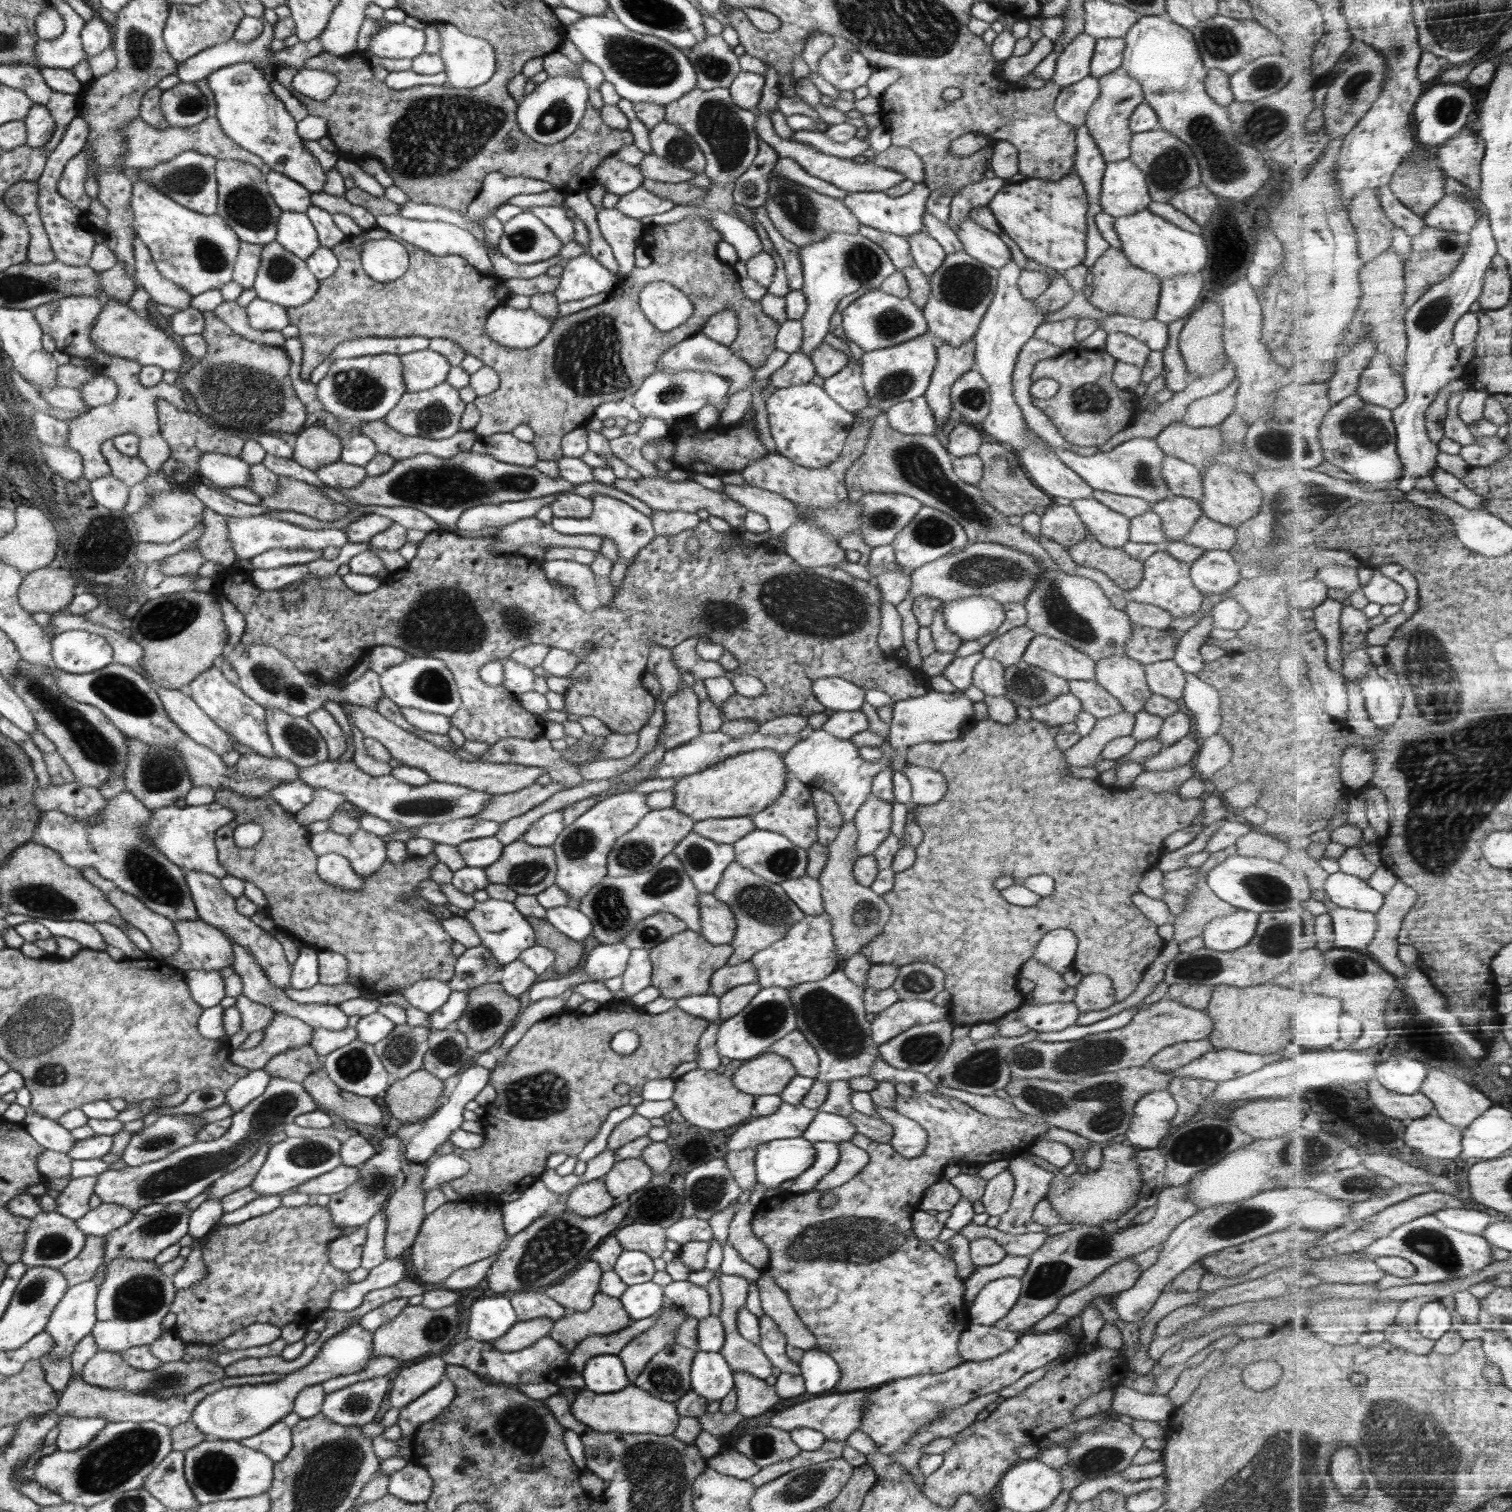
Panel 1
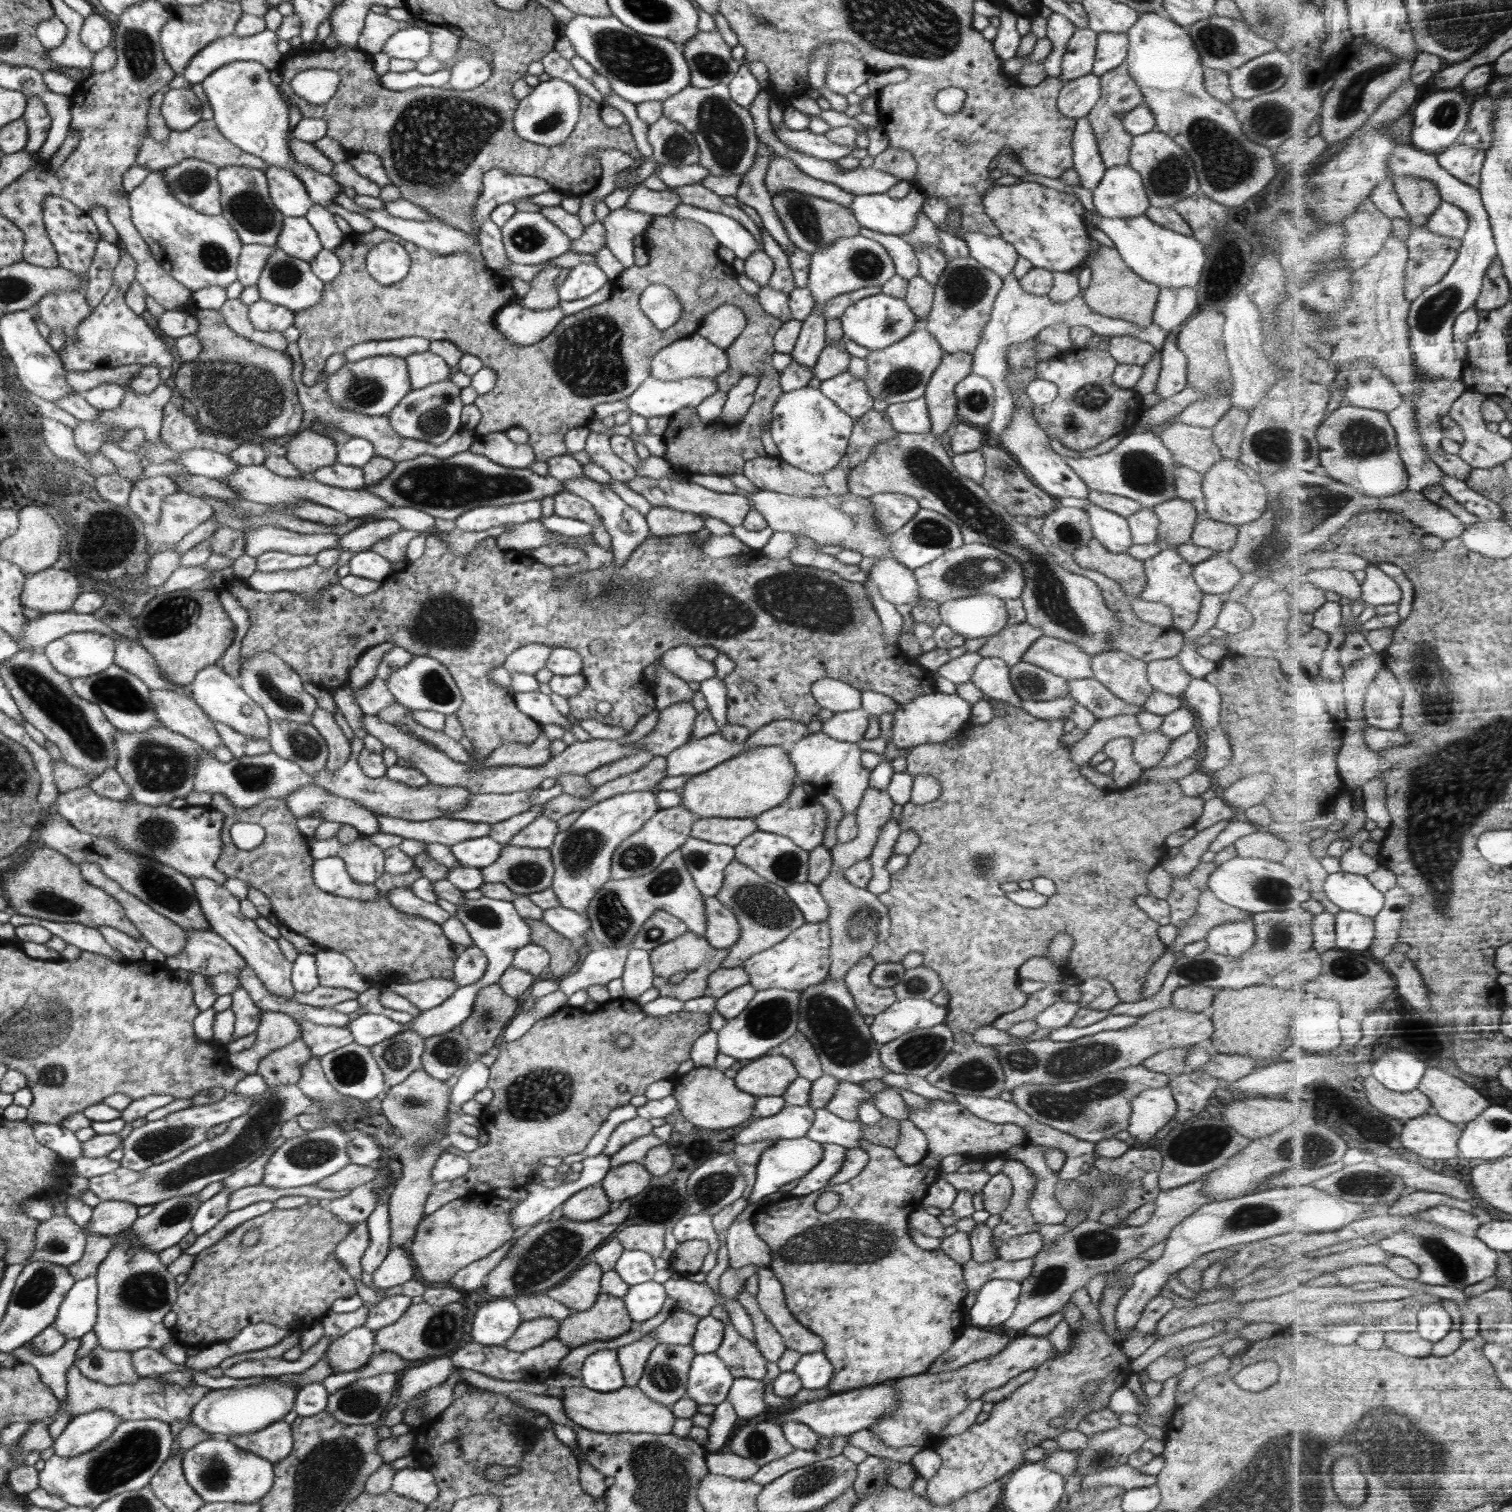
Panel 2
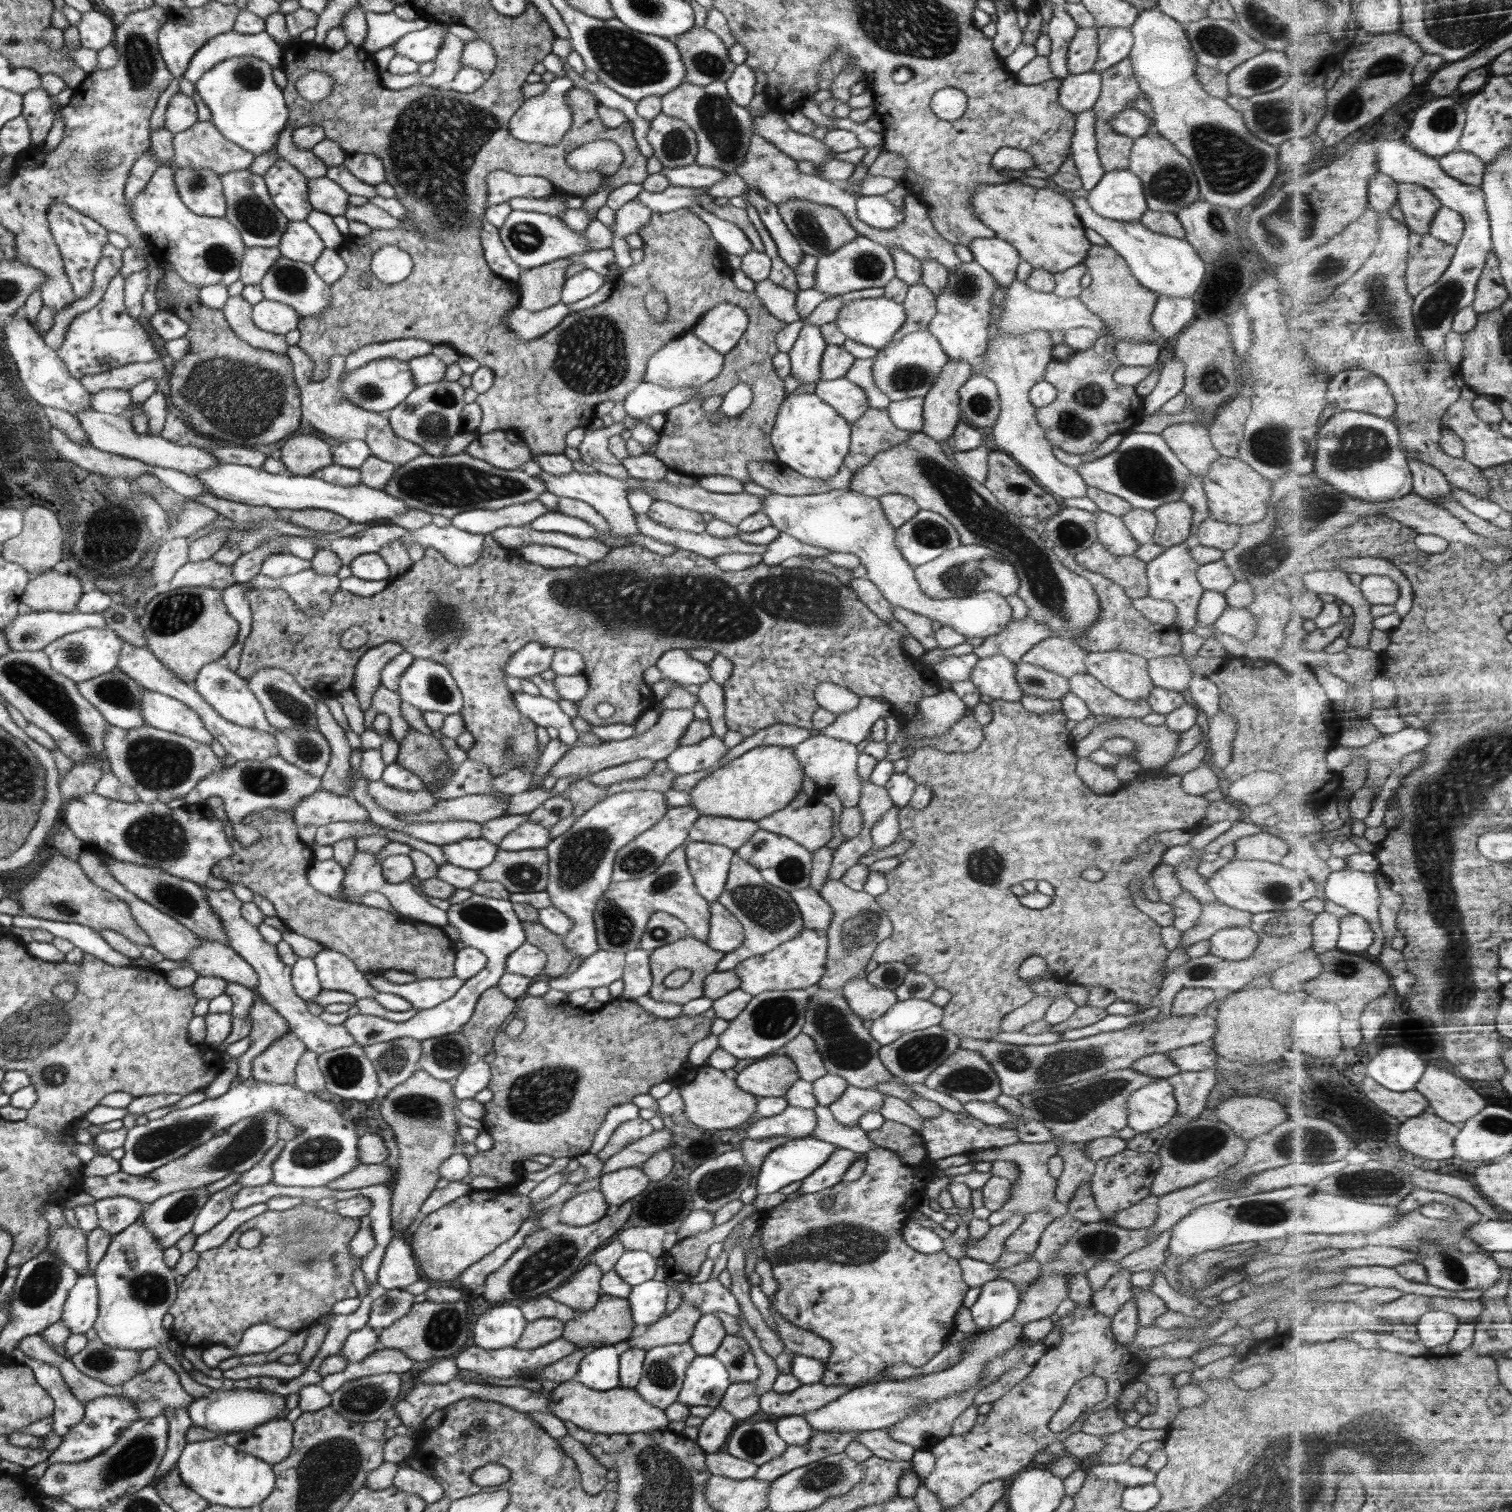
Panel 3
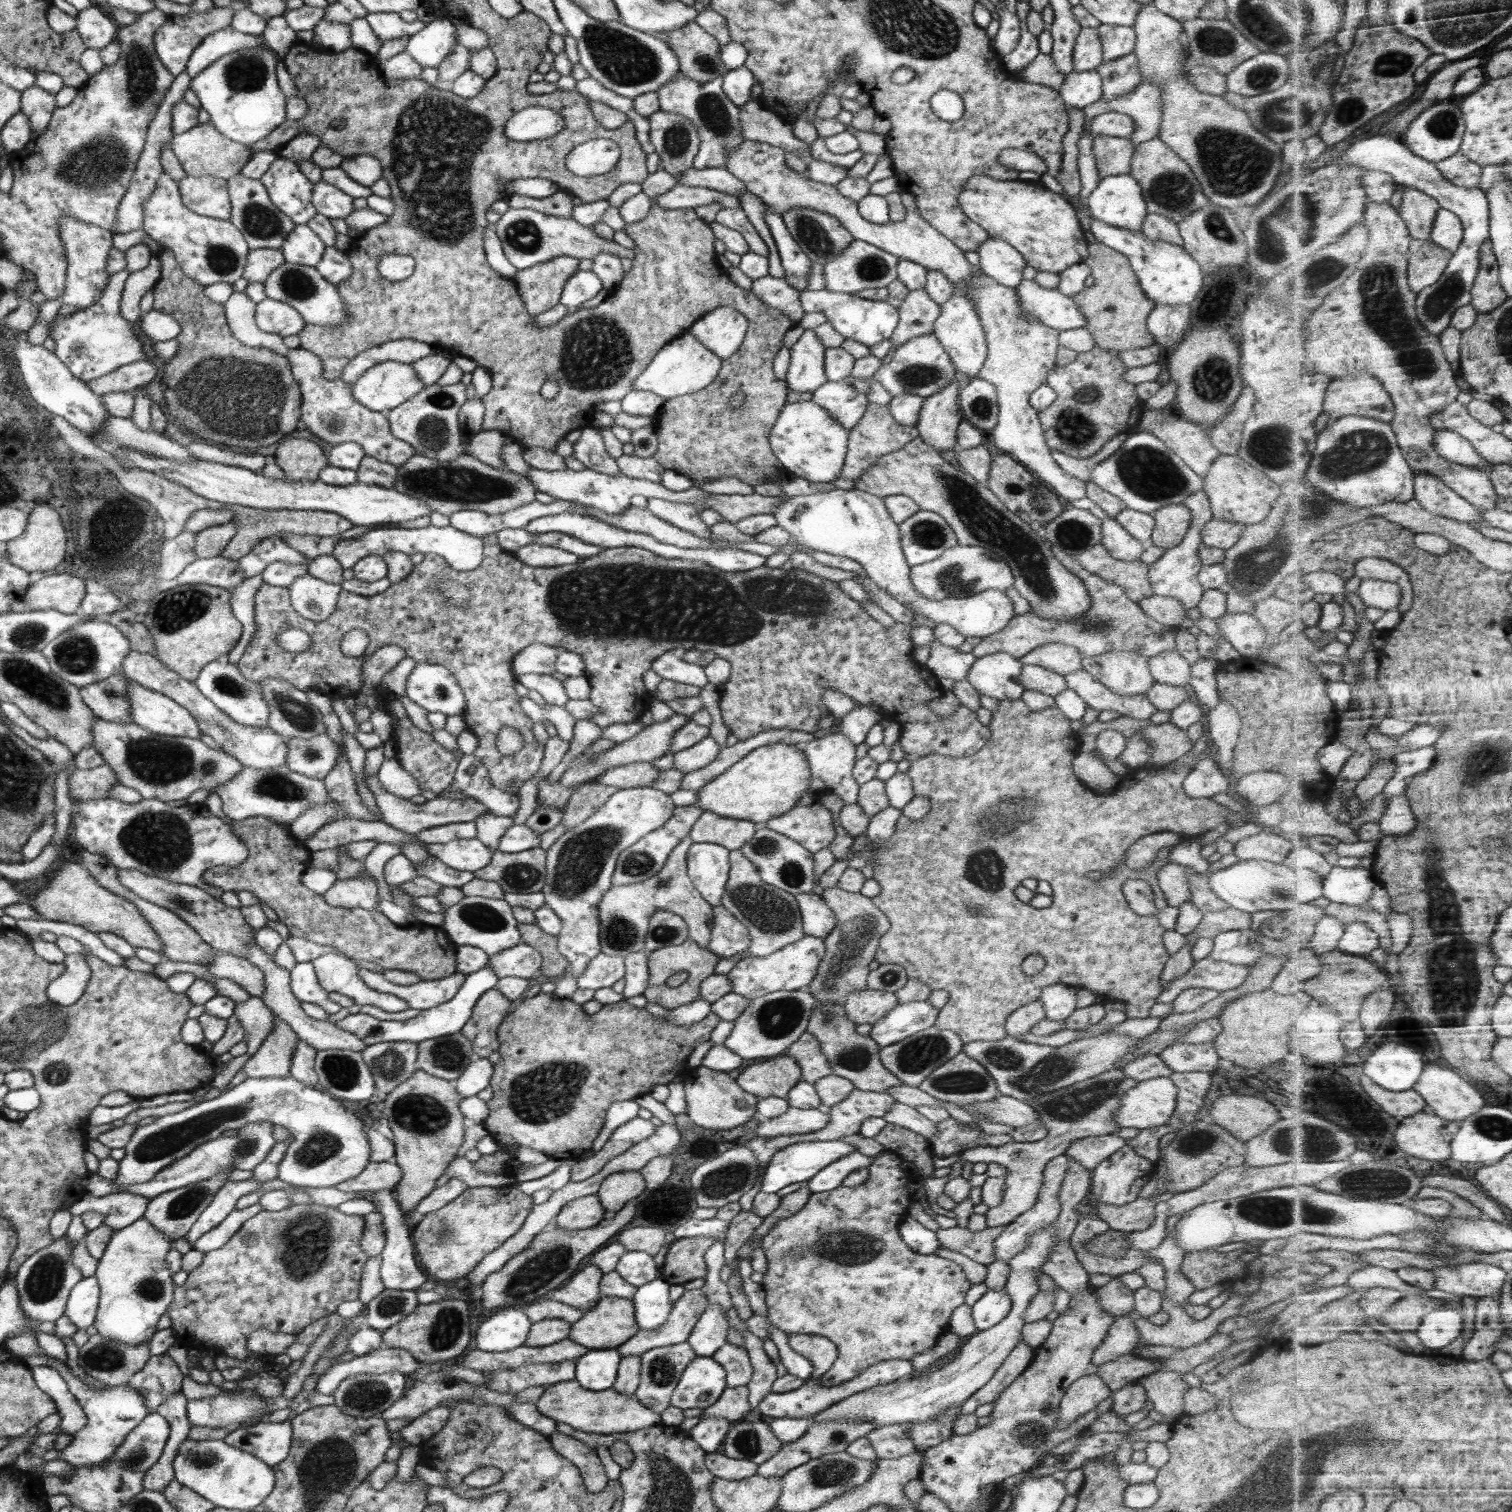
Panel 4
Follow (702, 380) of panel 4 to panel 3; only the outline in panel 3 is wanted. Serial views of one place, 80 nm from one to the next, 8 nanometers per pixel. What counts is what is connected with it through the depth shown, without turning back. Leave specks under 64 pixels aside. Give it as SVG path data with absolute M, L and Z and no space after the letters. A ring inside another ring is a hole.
M686 332L676 339L669 340L657 350L648 362L643 381L659 384L664 388L681 388L681 386L698 386L716 379L723 370L726 356L708 346L695 334Z

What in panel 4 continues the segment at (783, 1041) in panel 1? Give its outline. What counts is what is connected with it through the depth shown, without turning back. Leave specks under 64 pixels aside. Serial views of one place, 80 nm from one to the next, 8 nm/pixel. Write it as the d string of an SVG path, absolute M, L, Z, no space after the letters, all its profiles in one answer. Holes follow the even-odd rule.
M804 1031L784 1052L792 1057L801 1068L801 1080L816 1084L817 1080L832 1074L832 1069L826 1055L820 1048L818 1039Z

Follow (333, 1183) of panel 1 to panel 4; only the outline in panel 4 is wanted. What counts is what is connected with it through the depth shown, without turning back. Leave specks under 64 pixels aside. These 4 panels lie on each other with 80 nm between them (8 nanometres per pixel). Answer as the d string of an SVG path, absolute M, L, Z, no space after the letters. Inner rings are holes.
M370 1161L356 1178L340 1182L335 1188L342 1192L361 1193L362 1191L388 1190L394 1193L401 1178L401 1168L397 1163Z

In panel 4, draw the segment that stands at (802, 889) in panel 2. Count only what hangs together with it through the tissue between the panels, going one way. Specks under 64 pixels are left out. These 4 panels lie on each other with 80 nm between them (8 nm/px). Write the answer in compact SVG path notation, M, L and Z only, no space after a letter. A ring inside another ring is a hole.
M813 892L794 894L803 920L803 933L825 939L835 928L837 918L834 911L820 895Z

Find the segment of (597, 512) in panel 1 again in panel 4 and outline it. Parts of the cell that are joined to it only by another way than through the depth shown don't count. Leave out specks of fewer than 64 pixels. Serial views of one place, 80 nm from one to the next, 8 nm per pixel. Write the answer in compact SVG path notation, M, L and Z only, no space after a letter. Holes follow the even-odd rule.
M531 468L524 474L531 480L531 483L540 492L545 492L550 496L562 501L577 501L578 503L596 508L598 512L614 516L626 512L631 506L632 496L642 495L648 499L658 498L672 503L686 504L696 509L704 507L705 491L701 487L693 486L691 489L680 492L668 490L660 483L651 480L630 478L624 475L612 476L595 470L538 470Z

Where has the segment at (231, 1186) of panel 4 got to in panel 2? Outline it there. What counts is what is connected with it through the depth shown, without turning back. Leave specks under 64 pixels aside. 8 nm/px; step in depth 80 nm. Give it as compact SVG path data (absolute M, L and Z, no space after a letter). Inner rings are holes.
M228 1190L218 1192L214 1197L202 1202L191 1221L191 1231L196 1237L209 1232L226 1214L228 1210Z

